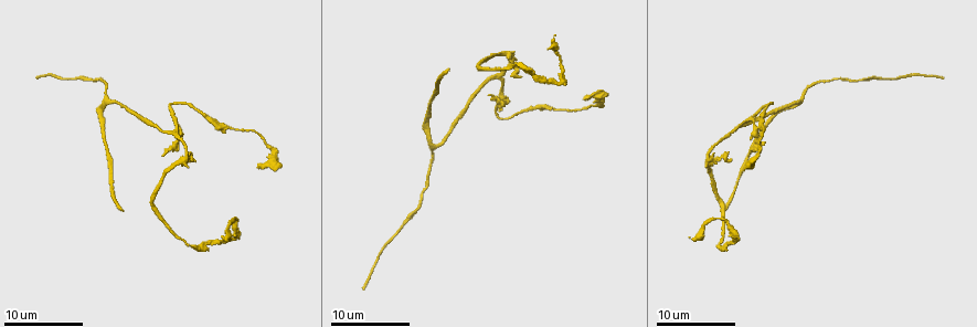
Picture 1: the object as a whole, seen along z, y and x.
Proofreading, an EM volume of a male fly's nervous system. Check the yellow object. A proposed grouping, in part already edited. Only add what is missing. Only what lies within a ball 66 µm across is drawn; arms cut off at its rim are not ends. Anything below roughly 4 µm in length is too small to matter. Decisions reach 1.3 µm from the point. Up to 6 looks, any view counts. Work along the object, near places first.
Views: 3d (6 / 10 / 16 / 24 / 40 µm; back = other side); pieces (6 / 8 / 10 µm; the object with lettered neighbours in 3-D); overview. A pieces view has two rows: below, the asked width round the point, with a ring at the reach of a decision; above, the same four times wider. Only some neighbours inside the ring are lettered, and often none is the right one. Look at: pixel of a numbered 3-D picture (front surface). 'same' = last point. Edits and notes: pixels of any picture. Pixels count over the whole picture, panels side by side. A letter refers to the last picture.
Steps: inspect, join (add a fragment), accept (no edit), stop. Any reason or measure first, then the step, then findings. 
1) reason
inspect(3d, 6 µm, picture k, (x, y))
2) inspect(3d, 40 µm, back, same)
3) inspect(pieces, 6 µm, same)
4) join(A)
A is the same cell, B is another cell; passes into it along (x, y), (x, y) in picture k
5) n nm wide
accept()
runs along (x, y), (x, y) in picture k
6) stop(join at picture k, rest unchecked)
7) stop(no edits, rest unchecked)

free end
inspect(3d, 10 µm, picture 1, (193, 162))

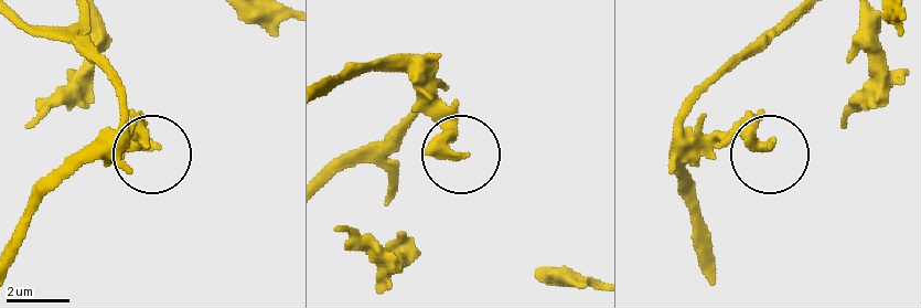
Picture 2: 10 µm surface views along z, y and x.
inspect(pieces, 6 µm, picture 2, (464, 155))

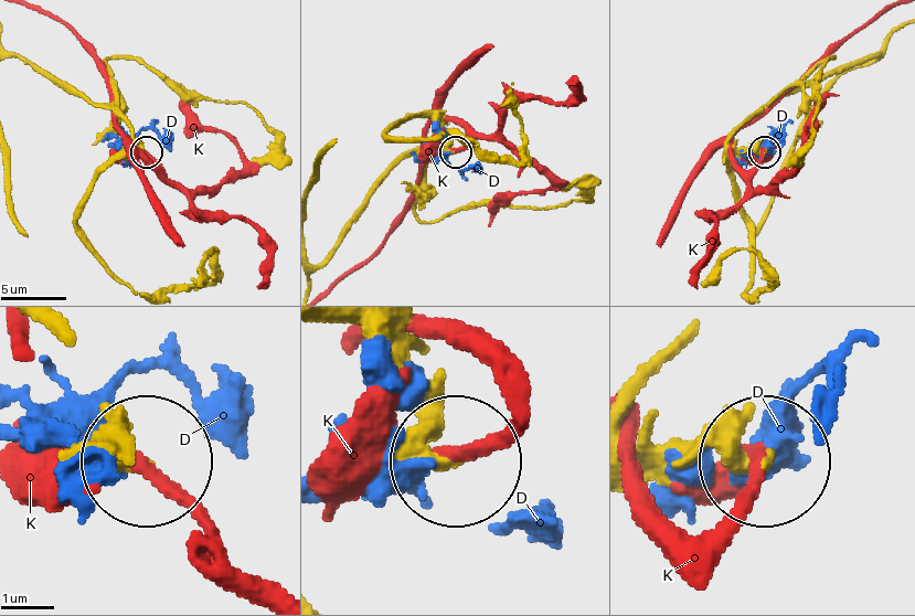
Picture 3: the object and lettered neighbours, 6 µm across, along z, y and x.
200 nm wide
accept()
D and K are other cells; no lettered fragment goes on from it

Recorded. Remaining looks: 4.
long arm stops here
inspect(pieces, 6 µm, picture 1, (259, 165))

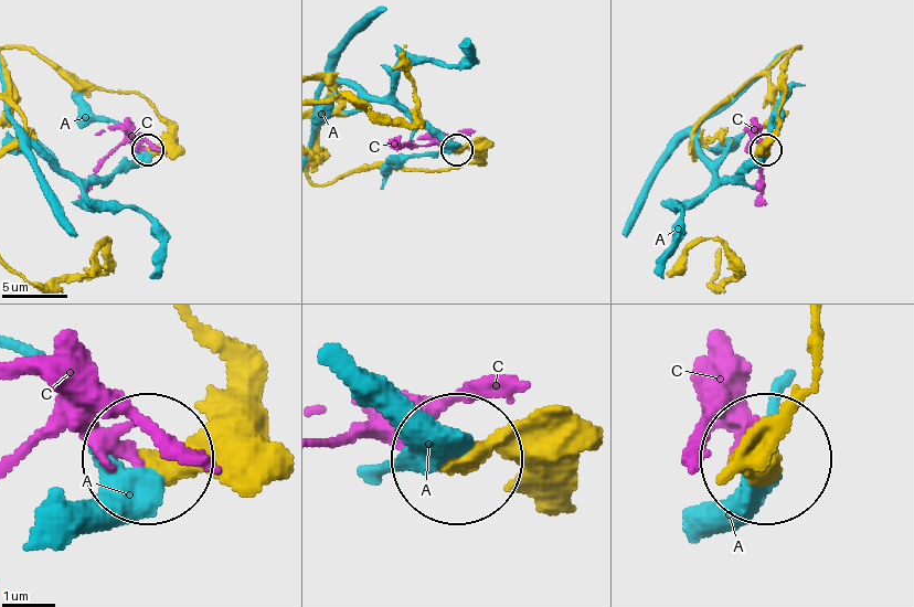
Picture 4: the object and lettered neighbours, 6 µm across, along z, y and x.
accept()
A and C are other cells; runs along (11, 46), (94, 85), (140, 96), (167, 128), (148, 148) in picture 4; none of them fits

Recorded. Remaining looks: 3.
tapers out
inspect(3d, 6 µm, picture 1, (747, 156))

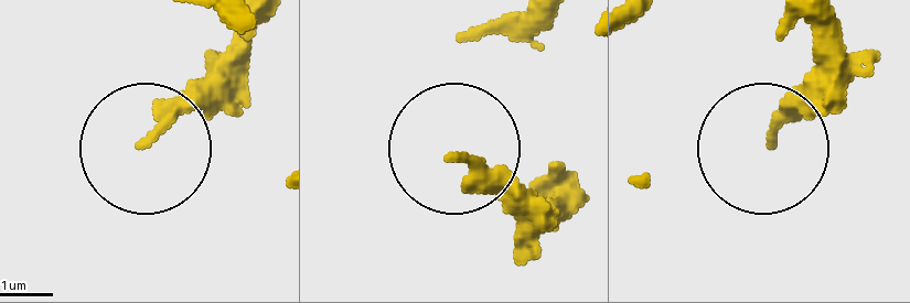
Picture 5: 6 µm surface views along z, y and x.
what lies round it
inspect(pieces, 6 µm, picture 5, (770, 139))

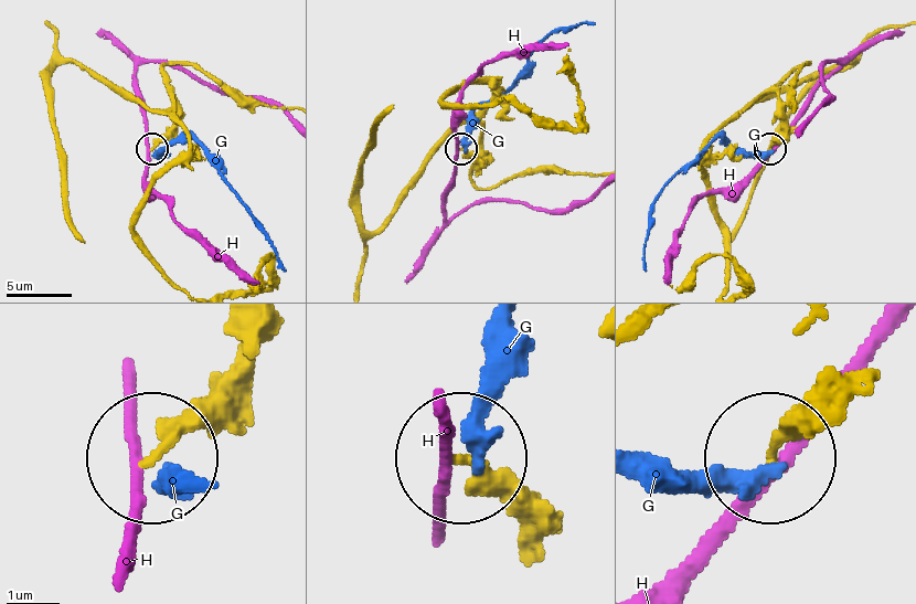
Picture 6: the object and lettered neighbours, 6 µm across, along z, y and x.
accept()
G and H are other cells; runs along (809, 389), (774, 451) in picture 6; none of them fits

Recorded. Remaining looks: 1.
stop(no edits, rest unchecked)

